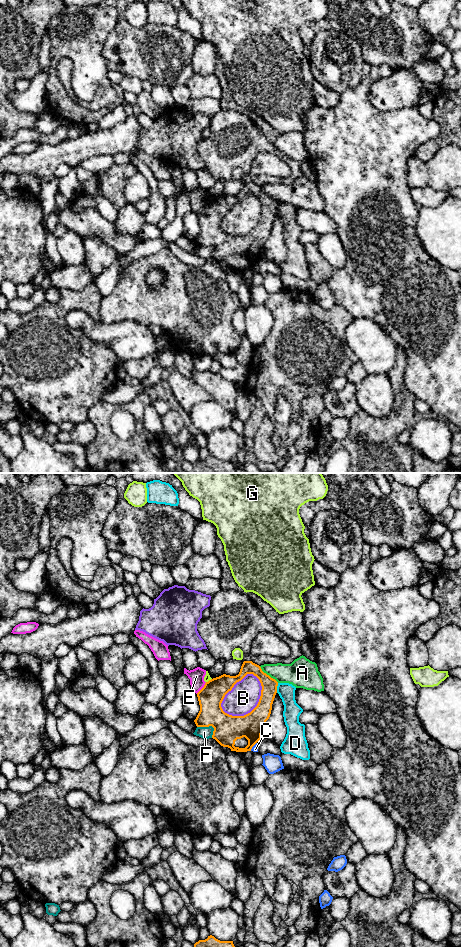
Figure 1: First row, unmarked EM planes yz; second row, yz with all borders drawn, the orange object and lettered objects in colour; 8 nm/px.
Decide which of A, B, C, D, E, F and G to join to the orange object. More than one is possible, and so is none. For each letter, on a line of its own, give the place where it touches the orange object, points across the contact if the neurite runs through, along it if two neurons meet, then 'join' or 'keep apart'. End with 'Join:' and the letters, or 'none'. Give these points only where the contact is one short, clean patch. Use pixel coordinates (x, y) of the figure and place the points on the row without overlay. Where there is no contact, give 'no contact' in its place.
A: meets orange in yz at (268, 195); keep apart
B: meets orange in yz at (230, 210); keep apart
C: meets orange in yz at (253, 265); border along yz (256, 262), (250, 270); keep apart
D: meets orange in yz at (276, 208); keep apart
E: meets orange in yz at (202, 208); border along yz (206, 202), (196, 213); keep apart
F: meets orange in yz at (210, 245); keep apart
G: meets orange in yz at (209, 200); keep apart
Join: none

